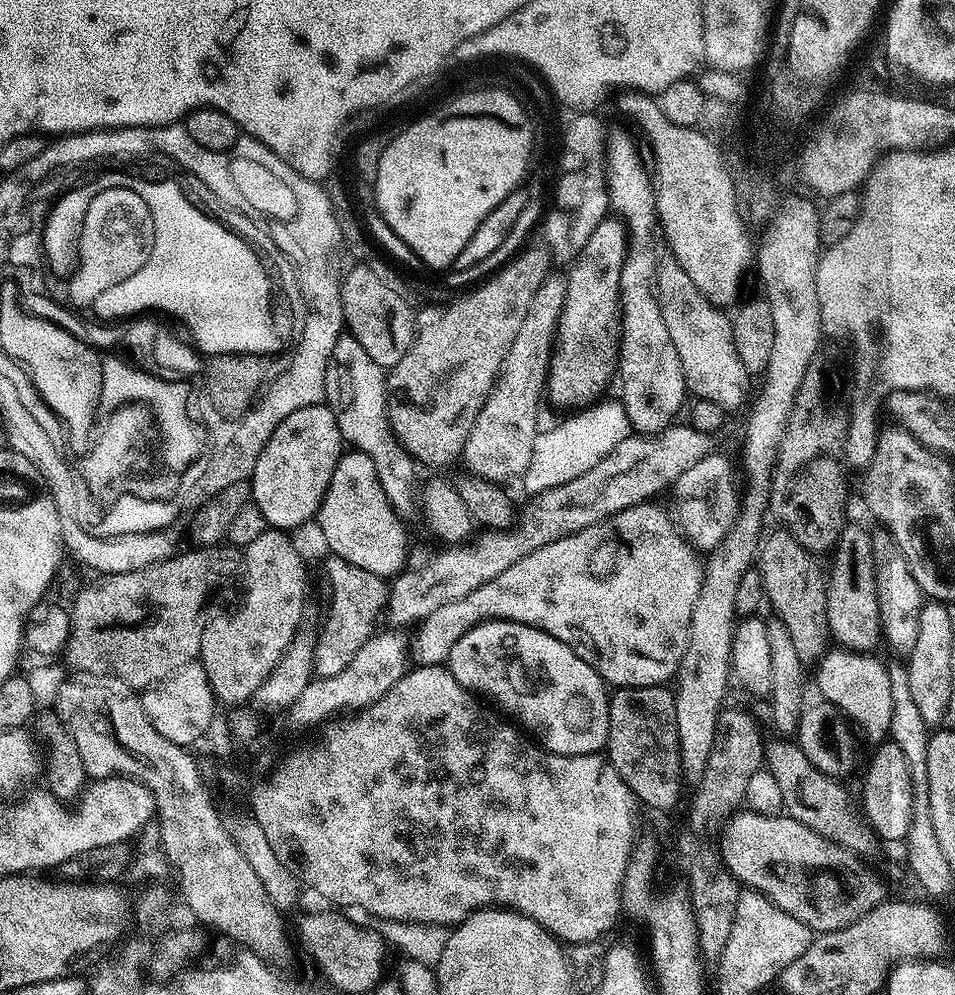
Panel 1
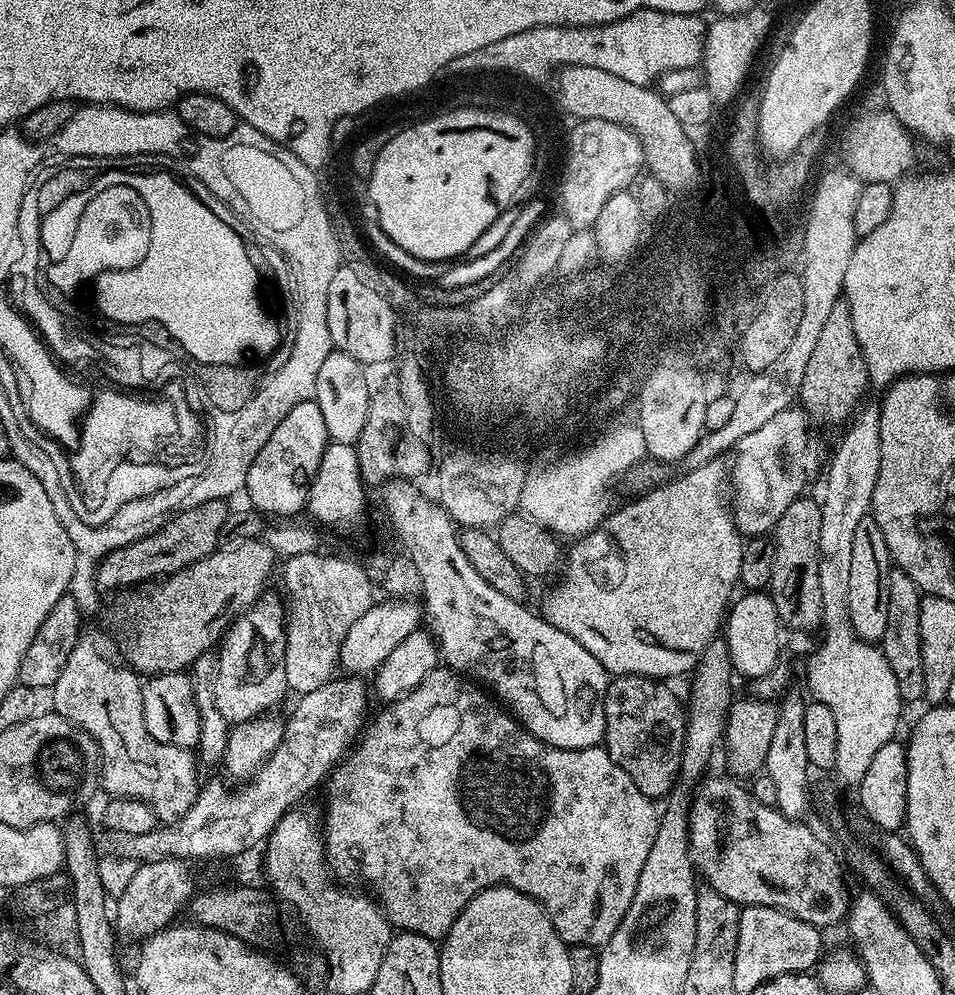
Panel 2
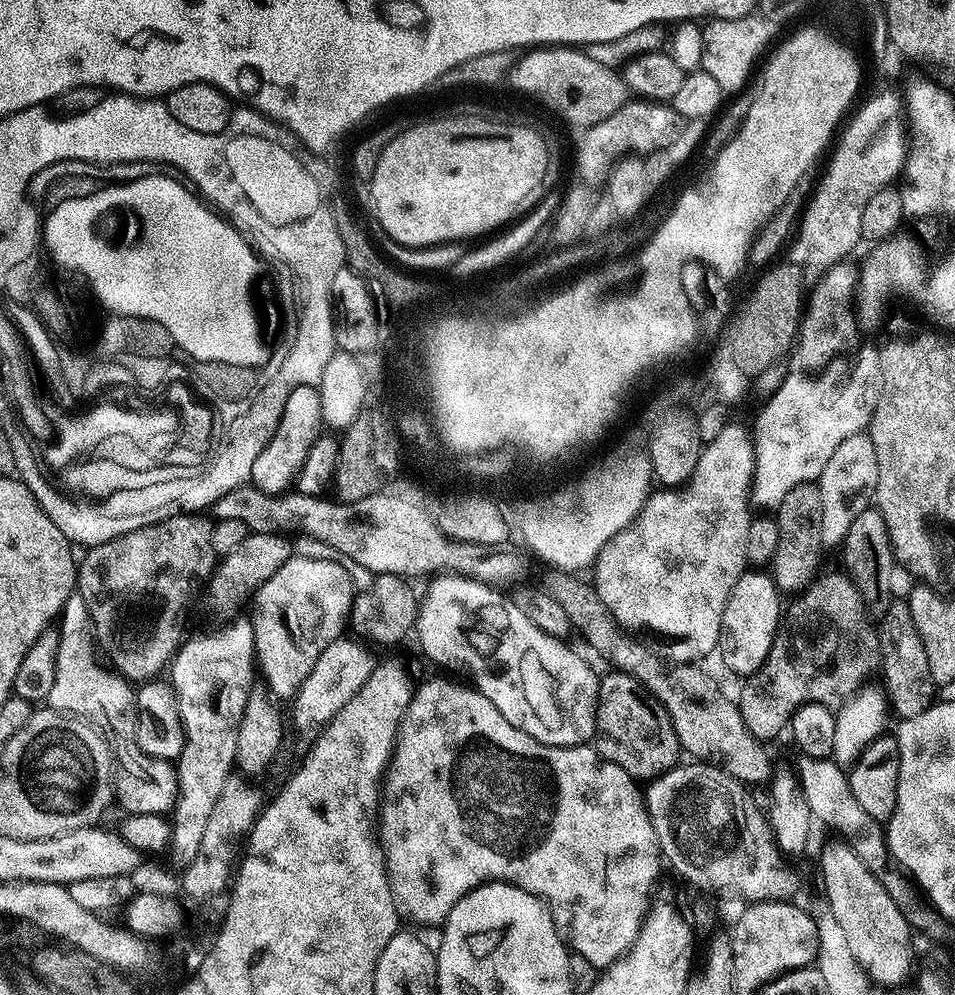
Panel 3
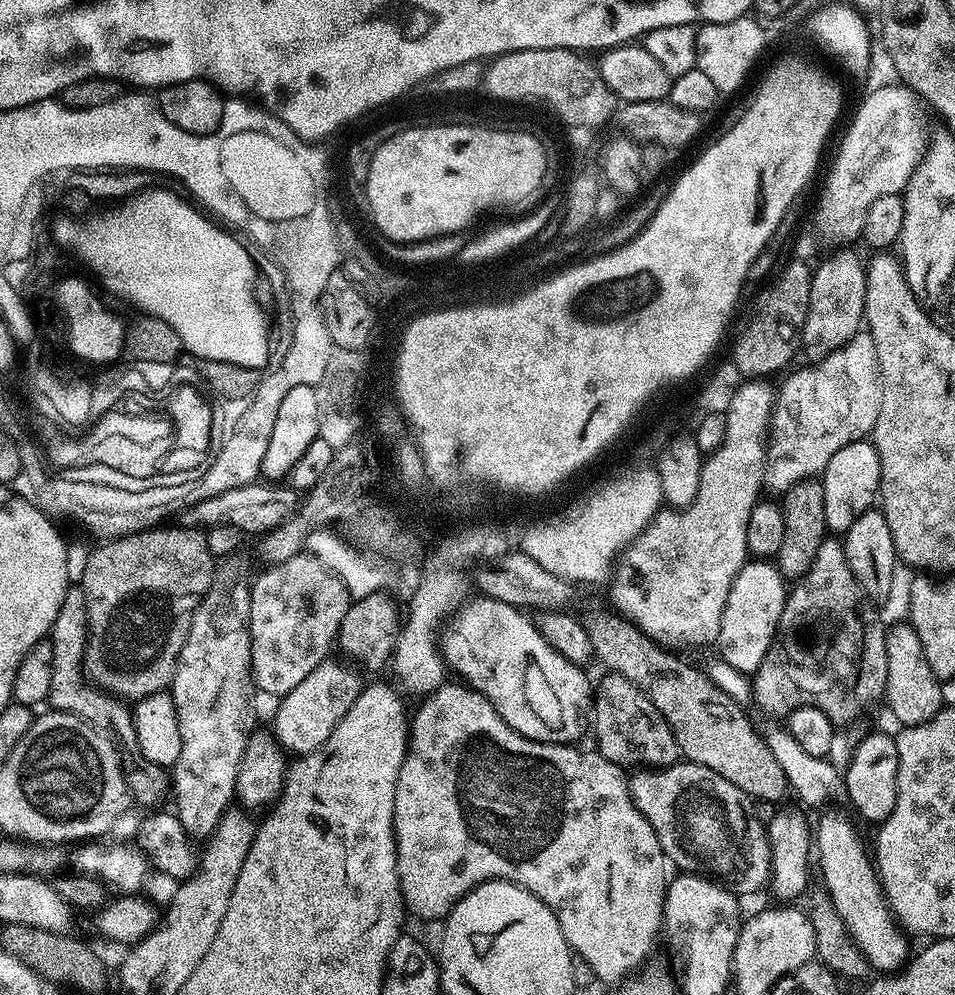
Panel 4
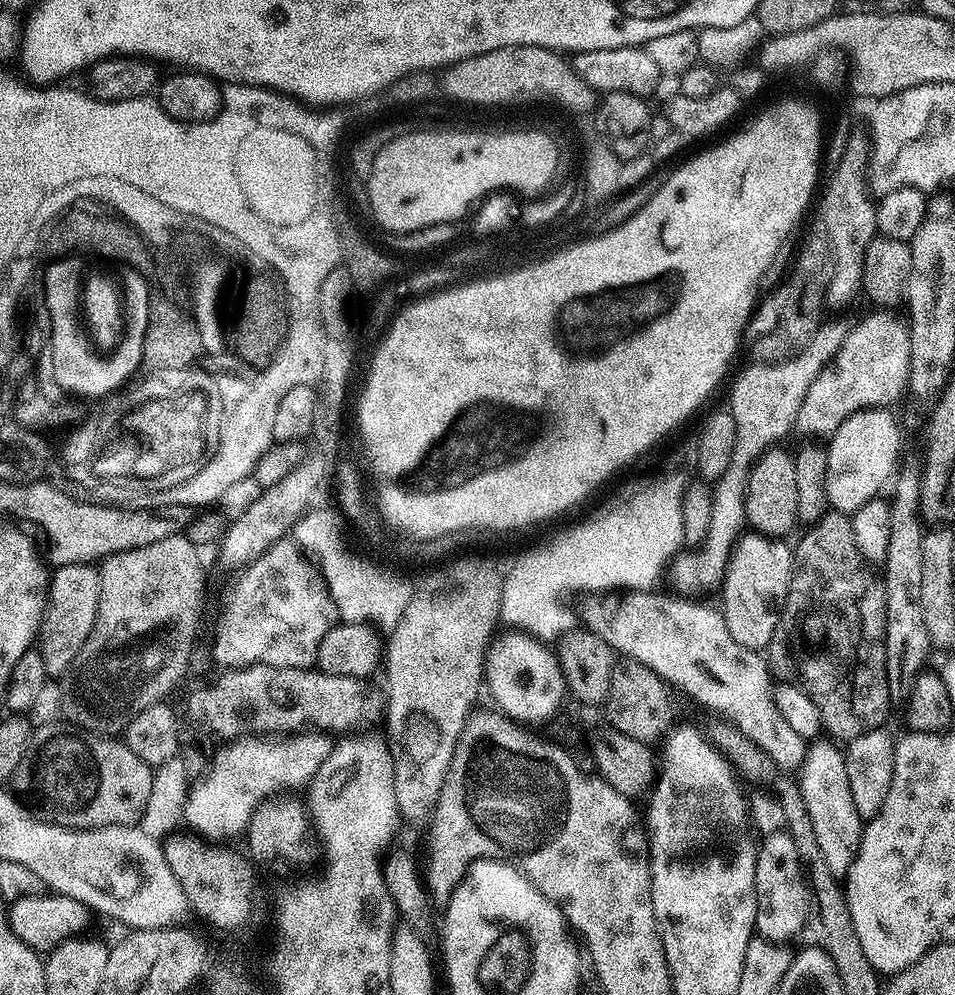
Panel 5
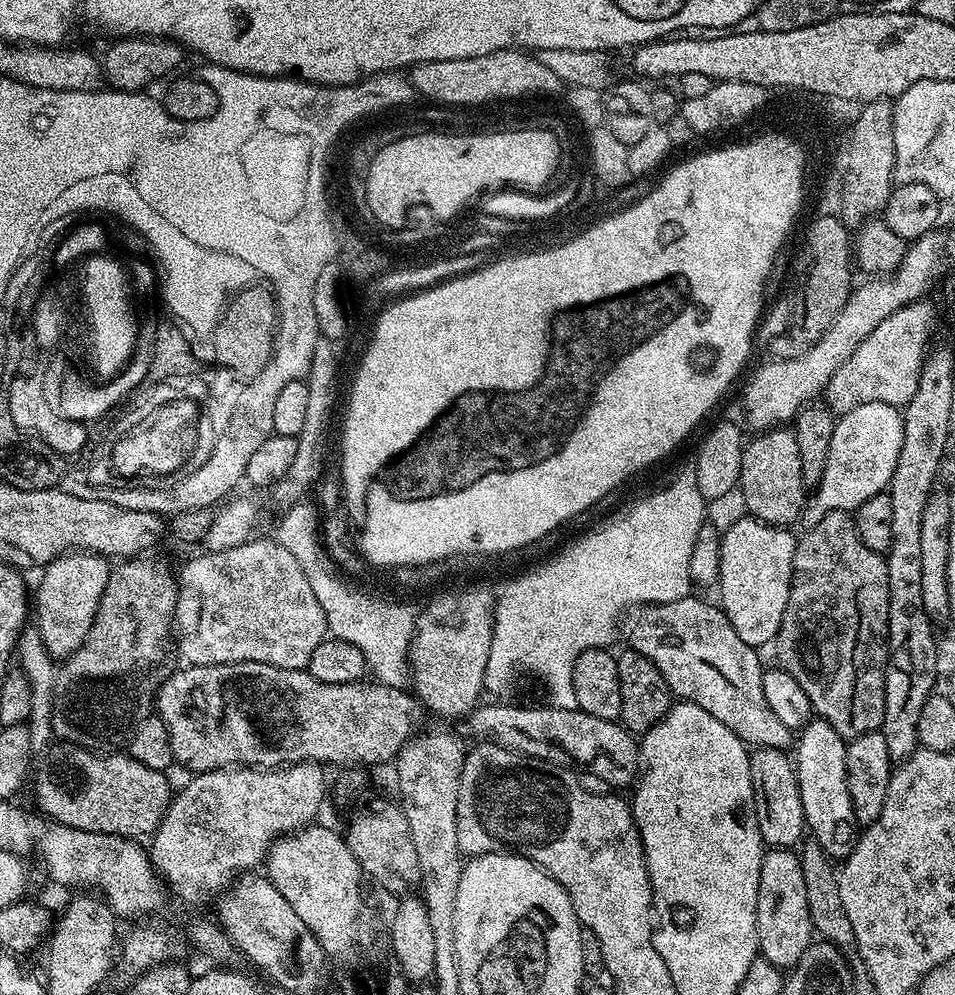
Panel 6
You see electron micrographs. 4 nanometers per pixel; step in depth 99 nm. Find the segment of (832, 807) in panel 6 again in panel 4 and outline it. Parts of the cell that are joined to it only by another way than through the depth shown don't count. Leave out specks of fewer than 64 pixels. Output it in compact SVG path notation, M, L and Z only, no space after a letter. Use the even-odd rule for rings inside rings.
M840 812L819 813L820 821L814 824L814 856L820 859L822 882L834 902L834 910L842 914L846 930L860 947L869 965L884 974L891 974L909 959L908 944L896 927L894 917L884 898L884 889L876 874L873 861L864 853L864 846L856 828Z

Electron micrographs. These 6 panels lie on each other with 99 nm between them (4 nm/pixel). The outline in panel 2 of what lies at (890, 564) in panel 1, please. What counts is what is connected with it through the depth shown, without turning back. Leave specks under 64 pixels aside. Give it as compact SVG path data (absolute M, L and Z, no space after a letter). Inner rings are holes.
M889 571L888 601L886 602L886 634L878 641L894 678L898 681L898 694L901 701L924 700L926 678L922 675L922 638L920 637L920 598L921 591L904 572Z

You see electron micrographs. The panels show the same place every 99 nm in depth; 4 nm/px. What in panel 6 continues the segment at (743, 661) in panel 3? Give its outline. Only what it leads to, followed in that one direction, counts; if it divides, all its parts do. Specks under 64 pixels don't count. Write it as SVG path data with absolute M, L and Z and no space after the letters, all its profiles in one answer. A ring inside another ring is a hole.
M755 518L736 520L728 529L723 529L720 538L720 588L719 607L728 615L730 626L752 648L763 649L763 644L771 645L782 626L782 618L786 614L786 606L792 589L792 563L797 537L791 536L788 528L775 528L772 524L764 524Z

